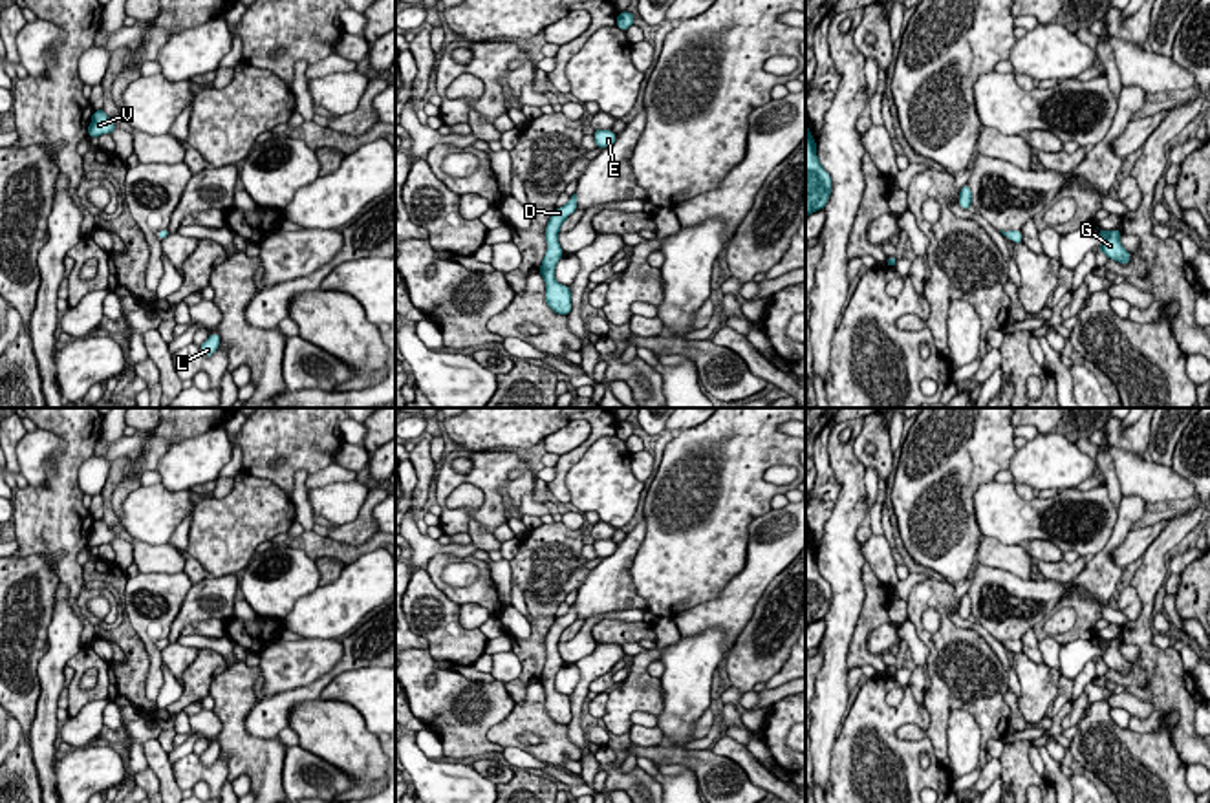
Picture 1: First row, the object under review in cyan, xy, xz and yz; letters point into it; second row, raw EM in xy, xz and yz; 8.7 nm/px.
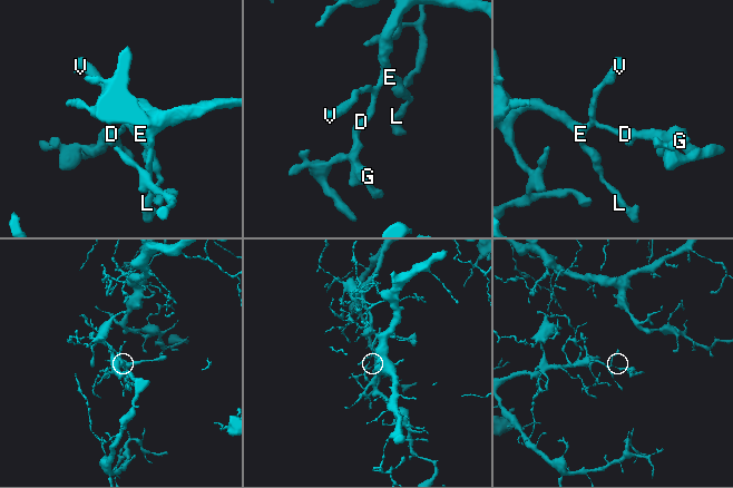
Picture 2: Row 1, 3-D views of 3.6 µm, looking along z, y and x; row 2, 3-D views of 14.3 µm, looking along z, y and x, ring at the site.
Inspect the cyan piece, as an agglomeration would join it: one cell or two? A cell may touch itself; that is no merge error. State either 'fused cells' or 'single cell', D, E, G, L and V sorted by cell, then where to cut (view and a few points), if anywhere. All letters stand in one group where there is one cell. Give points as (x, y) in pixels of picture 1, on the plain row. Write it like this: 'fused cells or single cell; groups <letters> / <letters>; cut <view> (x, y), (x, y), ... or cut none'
single cell; groups D E G L V; cut none

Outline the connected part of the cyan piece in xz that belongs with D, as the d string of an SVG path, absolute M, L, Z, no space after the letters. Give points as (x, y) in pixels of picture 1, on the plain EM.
M577 604L569 607L567 615L555 618L546 637L547 660L538 682L544 686L544 691L546 691L546 712L551 717L551 721L556 724L569 724L573 719L571 699L555 690L555 679L558 669L564 666L564 660L558 655L560 635L575 620L577 620Z

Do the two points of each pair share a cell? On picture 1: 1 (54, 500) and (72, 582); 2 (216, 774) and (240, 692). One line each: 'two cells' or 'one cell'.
1: one cell
2: two cells

